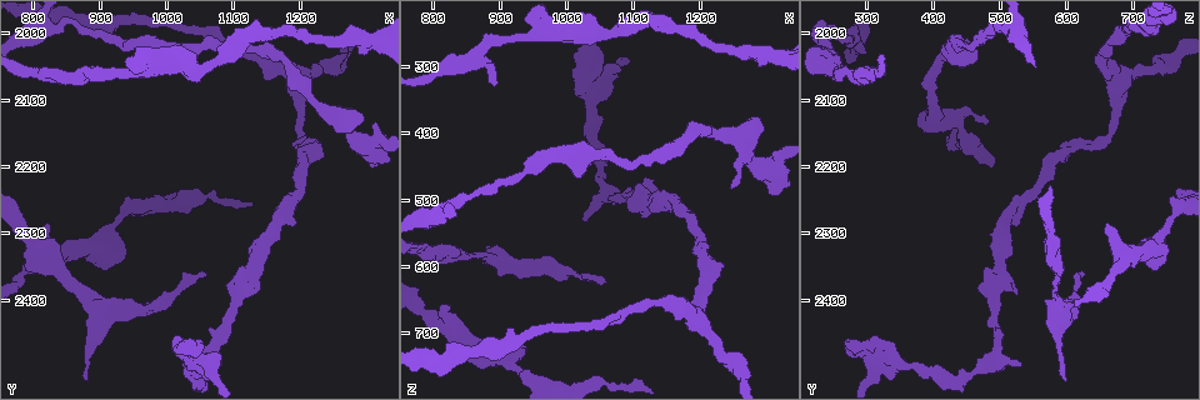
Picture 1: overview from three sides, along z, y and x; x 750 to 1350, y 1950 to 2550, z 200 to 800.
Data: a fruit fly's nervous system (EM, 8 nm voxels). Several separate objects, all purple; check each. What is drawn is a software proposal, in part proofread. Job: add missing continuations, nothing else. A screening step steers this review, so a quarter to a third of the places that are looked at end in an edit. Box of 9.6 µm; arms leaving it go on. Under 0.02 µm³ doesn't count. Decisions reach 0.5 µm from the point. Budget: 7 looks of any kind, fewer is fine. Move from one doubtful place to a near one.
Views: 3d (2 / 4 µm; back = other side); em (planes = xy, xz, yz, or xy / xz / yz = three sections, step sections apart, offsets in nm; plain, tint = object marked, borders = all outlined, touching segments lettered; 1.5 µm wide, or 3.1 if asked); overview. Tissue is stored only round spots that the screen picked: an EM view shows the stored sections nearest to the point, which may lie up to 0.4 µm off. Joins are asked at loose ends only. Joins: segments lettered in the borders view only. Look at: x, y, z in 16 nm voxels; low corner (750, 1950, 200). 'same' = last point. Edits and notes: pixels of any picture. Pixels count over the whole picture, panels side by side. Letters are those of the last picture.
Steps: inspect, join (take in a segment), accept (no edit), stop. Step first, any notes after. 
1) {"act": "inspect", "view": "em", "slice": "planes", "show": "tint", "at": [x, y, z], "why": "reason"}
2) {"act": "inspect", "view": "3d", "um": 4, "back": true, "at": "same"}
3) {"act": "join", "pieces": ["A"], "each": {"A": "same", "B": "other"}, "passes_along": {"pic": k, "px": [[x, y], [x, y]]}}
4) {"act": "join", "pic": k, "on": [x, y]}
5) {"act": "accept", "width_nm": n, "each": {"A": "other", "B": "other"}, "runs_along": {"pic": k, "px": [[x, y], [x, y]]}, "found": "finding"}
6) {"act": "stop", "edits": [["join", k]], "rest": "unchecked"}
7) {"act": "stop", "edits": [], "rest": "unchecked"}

{"act": "inspect", "view": "3d", "um": 2, "at": [1060, 2360, 620], "why": "thin end"}

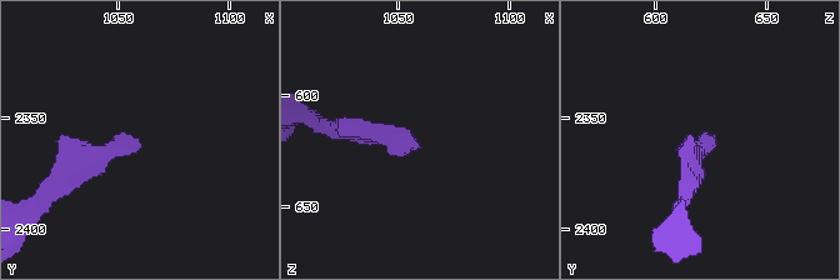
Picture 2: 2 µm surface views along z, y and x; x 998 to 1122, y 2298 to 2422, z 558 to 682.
{"act": "inspect", "view": "em", "slice": "xy", "step": 8, "show": "tint", "at": [1062, 2363, 623]}

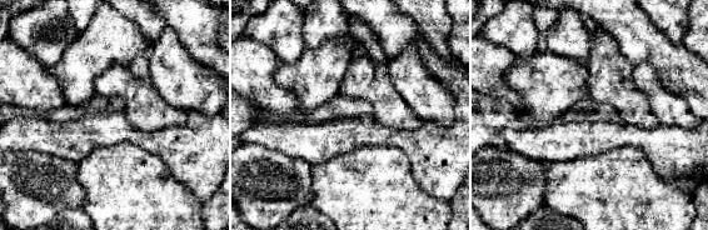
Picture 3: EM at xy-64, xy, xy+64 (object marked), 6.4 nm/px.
{"act": "inspect", "view": "em", "slice": "planes", "show": "borders", "at": "same", "why": "cut it another way"}

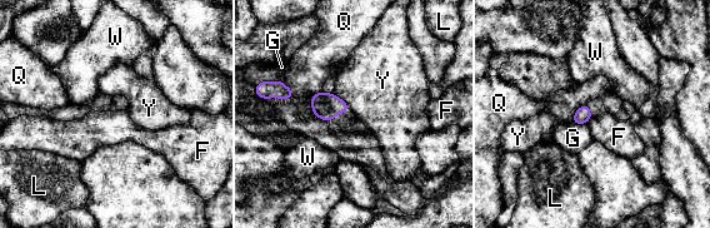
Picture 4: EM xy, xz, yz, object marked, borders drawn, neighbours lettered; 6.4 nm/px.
{"act": "accept", "each": {"F": "other", "G": "other", "L": "other", "Q": "other", "W": "other", "Y": "other"}, "border": {"pic": 4, "px": [[586, 103], [576, 110], [570, 123]]}, "found": "no lettered segment goes on from it"}

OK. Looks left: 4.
{"act": "inspect", "view": "3d", "um": 4, "at": [1250, 2140, 485], "why": "branch stops here"}

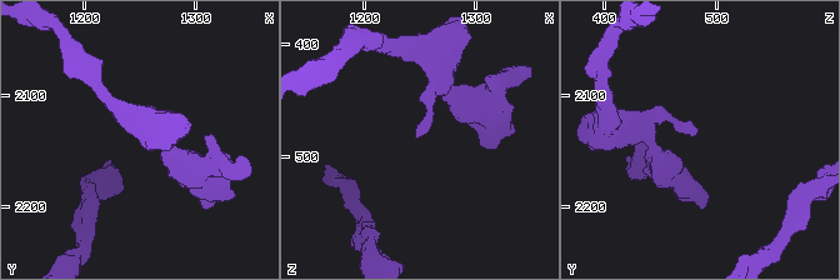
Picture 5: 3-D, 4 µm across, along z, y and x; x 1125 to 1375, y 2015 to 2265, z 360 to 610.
{"act": "inspect", "view": "em", "slice": "planes", "show": "borders", "at": [1248, 2134, 482], "why": "shape alone is not enough"}

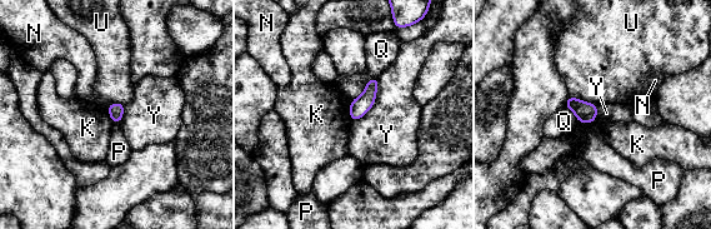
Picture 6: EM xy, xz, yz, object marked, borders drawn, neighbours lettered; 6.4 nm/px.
{"act": "accept", "each": {"K": "other", "N": "other", "P": "other", "Q": "other", "U": "other", "Y": "other"}, "border": {"pic": 6, "px": [[379, 78], [374, 104], [353, 122]]}, "found": "no lettered segment goes on from it"}

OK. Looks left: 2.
{"act": "inspect", "view": "em", "slice": "yz", "step": 8, "show": "borders", "at": [1020, 2465, 275], "why": "thick end"}

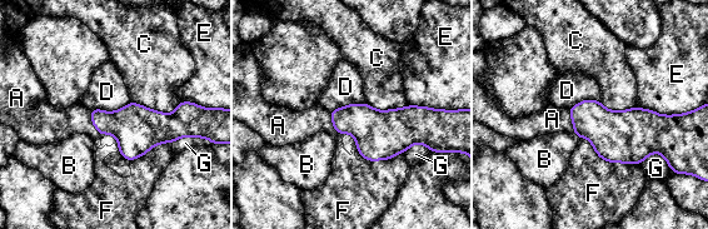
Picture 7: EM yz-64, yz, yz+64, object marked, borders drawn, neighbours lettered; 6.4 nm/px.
{"act": "inspect", "view": "em", "slice": "planes", "show": "borders", "at": "same"}

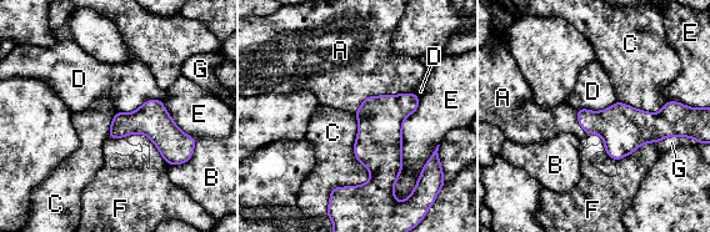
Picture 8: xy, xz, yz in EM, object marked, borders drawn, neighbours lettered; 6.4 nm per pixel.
{"act": "join", "pieces": ["A"], "each": {"A": "same", "B": "other", "C": "other", "D": "other", "E": "other", "F": "other", "G": "other"}, "found": "the neuron continues"}

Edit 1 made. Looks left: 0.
{"act": "stop", "edits": [["join", 8]], "rest": "unchecked"}

